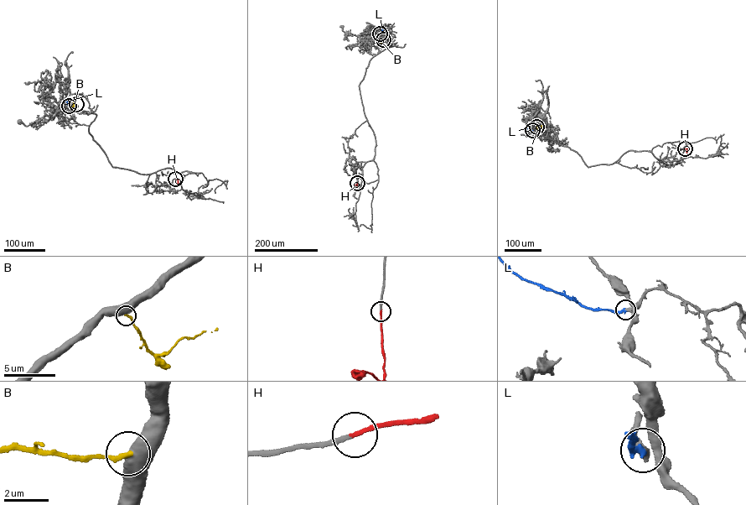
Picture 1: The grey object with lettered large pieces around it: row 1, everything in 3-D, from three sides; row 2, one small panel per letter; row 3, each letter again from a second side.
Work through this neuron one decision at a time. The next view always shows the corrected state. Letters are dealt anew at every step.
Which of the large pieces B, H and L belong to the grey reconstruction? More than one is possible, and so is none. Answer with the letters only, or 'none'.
H, L

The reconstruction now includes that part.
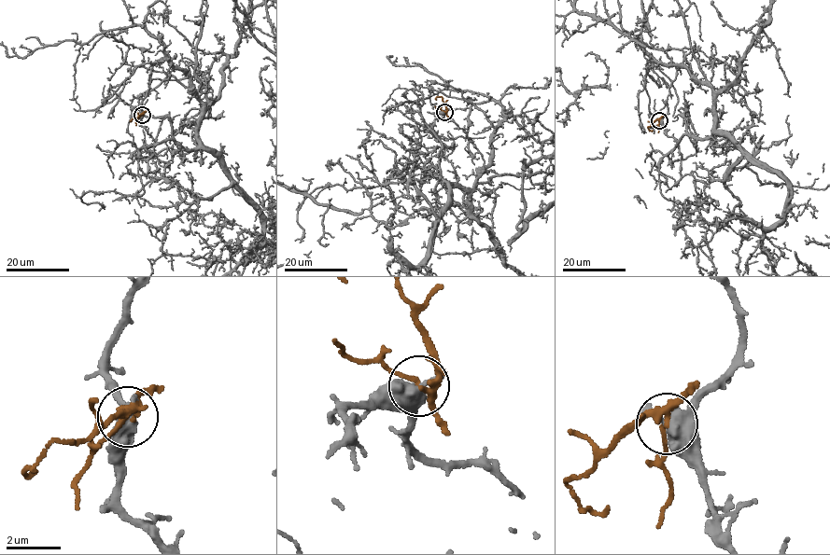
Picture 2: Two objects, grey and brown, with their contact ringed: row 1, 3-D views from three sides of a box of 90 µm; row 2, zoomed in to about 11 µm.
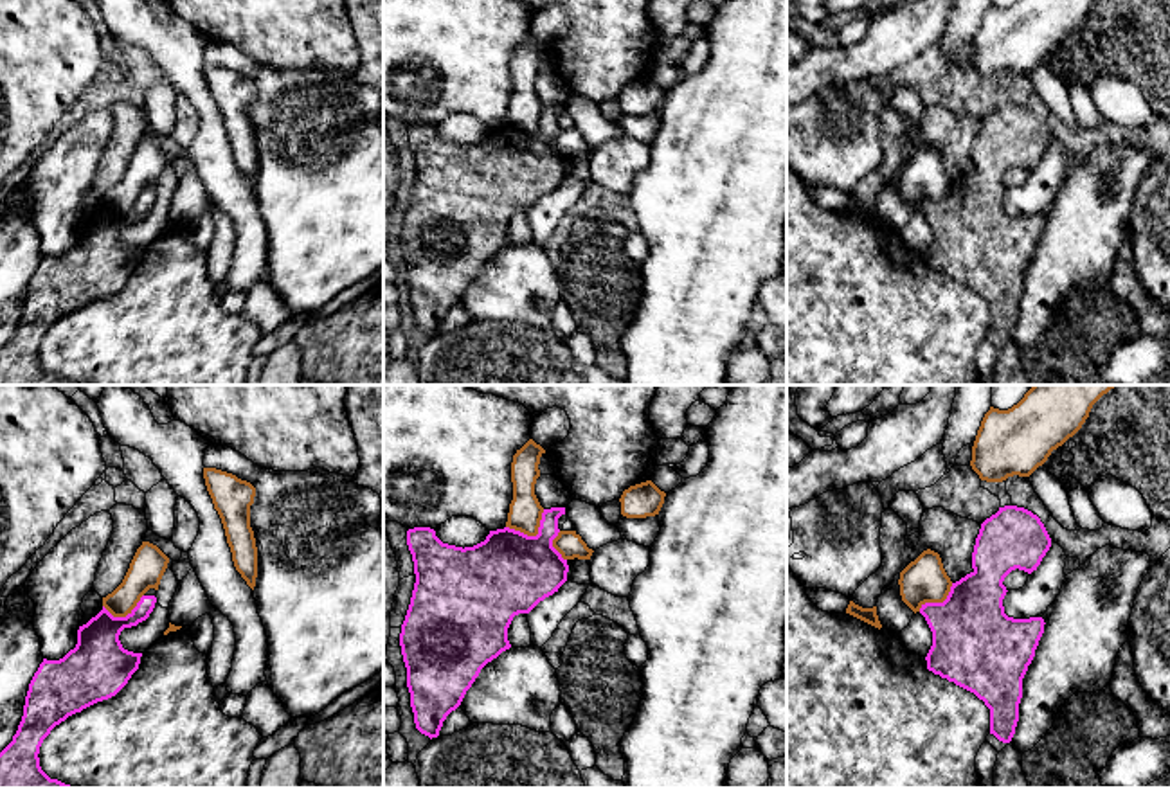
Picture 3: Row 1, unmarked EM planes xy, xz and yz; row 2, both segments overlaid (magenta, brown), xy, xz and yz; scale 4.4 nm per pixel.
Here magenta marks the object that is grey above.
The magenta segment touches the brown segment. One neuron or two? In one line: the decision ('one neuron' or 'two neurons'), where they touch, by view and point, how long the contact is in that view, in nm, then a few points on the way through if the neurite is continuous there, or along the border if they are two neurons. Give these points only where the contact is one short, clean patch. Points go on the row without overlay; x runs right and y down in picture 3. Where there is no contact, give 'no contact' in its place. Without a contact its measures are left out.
two neurons | xz (533, 134) | 190 nm | along xz (544, 107), (535, 132), (524, 132), (506, 123)

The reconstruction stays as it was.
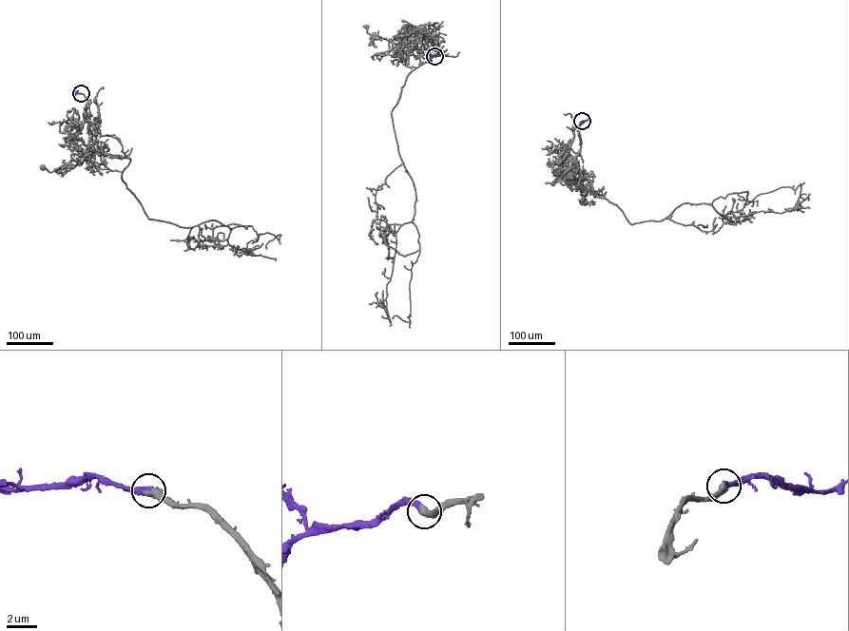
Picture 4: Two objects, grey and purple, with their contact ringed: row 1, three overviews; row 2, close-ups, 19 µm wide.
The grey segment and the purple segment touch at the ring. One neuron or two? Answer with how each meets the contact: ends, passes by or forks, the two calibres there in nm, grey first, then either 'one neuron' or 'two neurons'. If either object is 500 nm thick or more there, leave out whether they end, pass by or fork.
480/550 nm | one neuron

